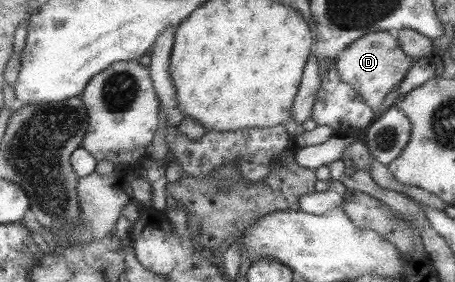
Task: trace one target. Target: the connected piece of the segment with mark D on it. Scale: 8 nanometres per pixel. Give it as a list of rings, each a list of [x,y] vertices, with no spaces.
[[[391,31],[370,32],[341,52],[337,64],[342,79],[355,87],[364,101],[380,112],[387,97],[395,94],[401,83],[411,80],[415,59],[401,48],[397,34]]]

